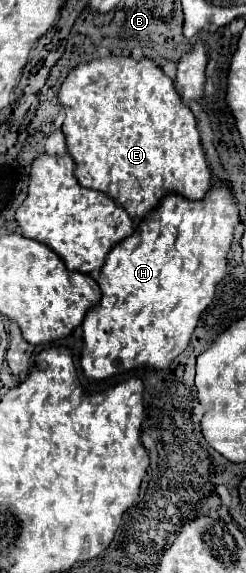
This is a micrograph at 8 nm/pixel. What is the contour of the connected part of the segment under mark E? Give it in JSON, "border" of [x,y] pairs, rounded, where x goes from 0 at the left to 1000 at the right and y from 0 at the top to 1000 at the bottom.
{"border":[[[439,96],[317,113],[244,152],[244,183],[268,197],[252,232],[268,236],[276,264],[309,284],[325,323],[431,337],[537,382],[593,382],[683,337],[715,337],[756,347],[829,347],[862,326],[862,298],[813,253],[797,208],[764,183],[740,180],[707,145],[626,106],[545,106],[537,99]]]}

